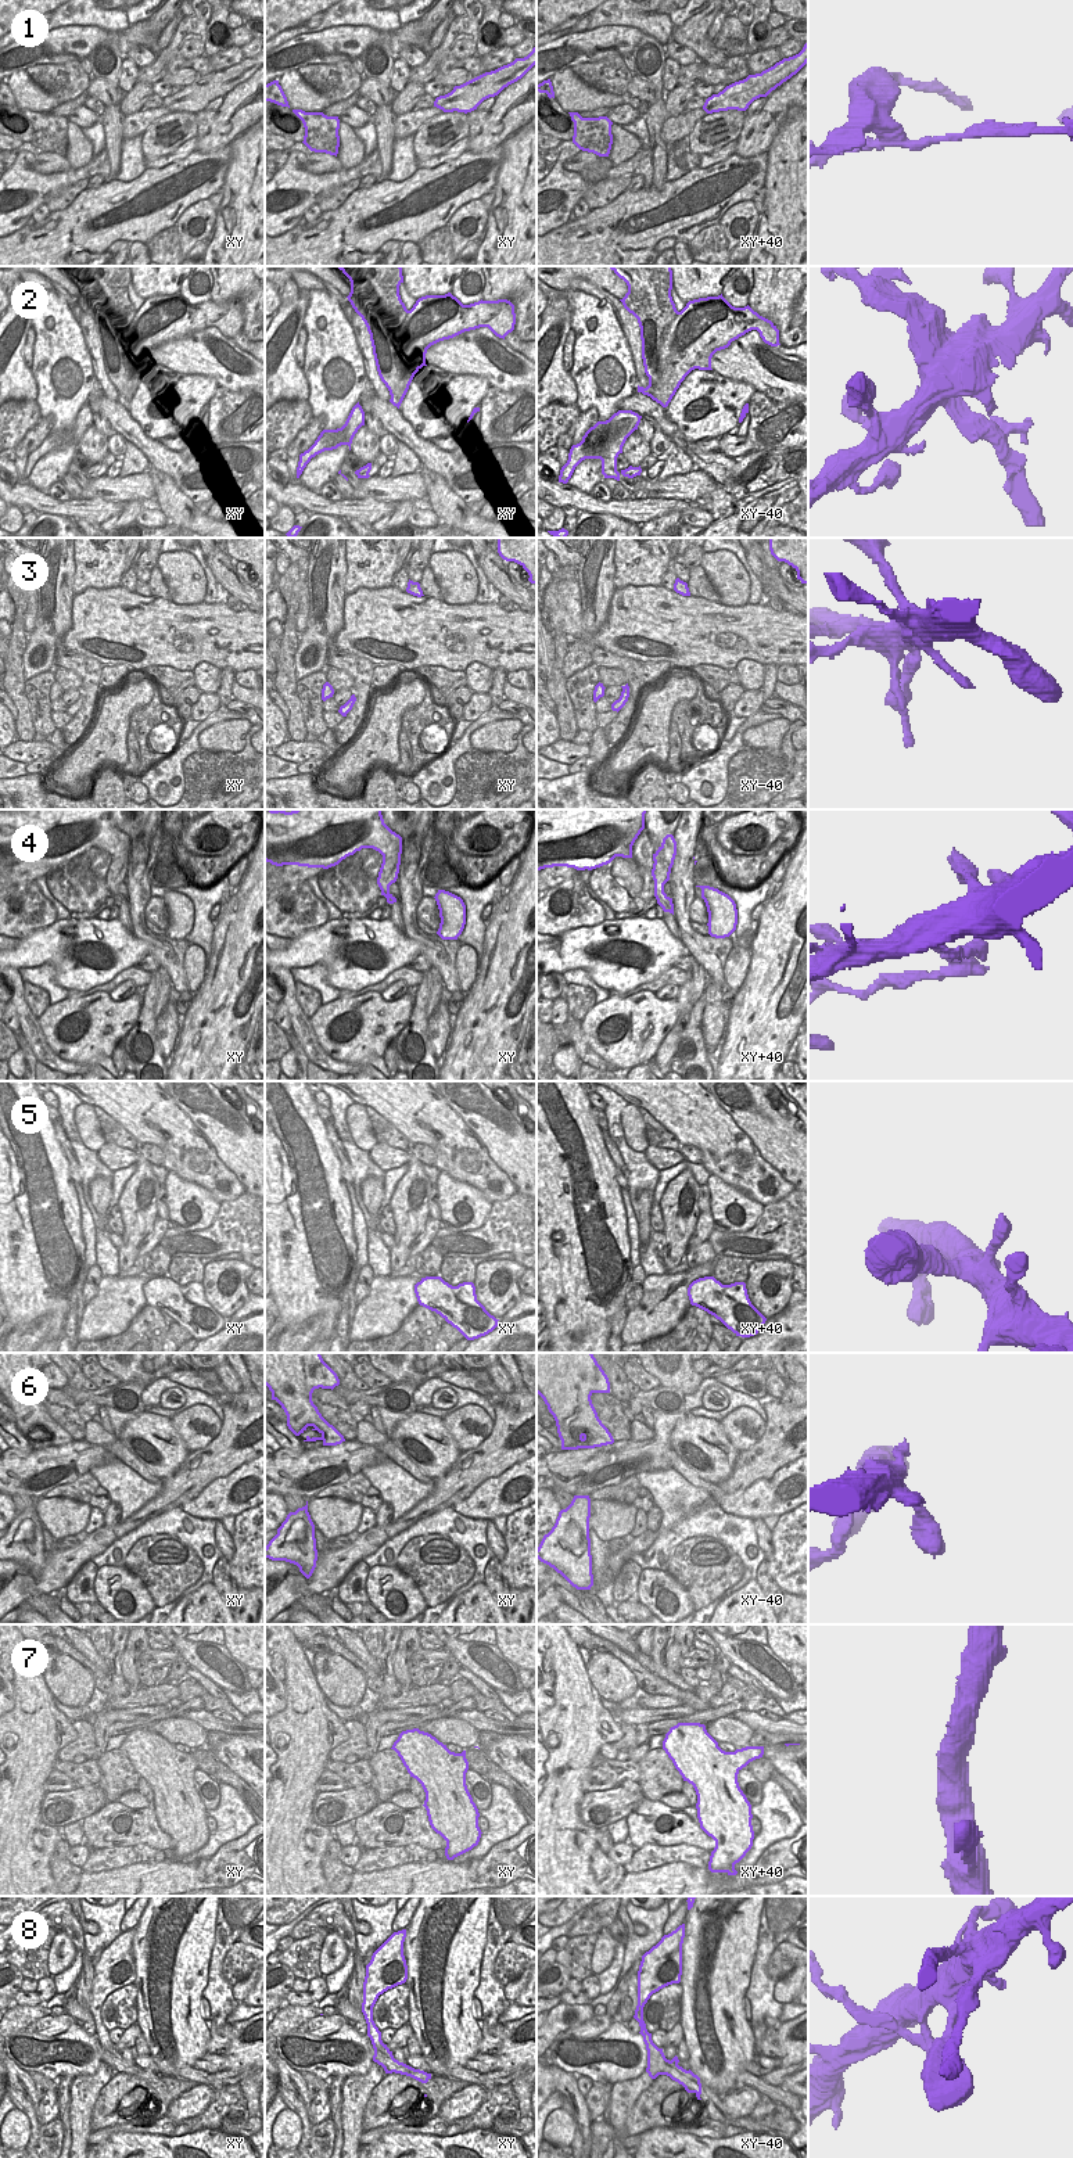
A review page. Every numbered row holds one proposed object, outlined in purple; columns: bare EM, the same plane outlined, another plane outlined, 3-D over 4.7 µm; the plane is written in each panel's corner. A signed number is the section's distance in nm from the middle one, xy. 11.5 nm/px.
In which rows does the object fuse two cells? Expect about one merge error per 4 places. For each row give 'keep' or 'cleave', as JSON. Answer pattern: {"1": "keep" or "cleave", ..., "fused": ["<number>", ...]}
{"1": "cleave", "2": "cleave", "3": "keep", "4": "cleave", "5": "keep", "6": "keep", "7": "keep", "8": "cleave", "fused": ["1", "2", "4", "8"]}

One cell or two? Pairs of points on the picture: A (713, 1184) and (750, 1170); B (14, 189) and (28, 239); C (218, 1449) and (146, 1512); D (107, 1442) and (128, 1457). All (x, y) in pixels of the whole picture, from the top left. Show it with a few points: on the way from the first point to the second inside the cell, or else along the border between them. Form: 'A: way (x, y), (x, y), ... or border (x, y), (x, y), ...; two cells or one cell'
A: border (710, 1173), (743, 1191), (750, 1198); two cells
B: border (25, 225), (14, 232); two cells
C: way (200, 1467), (164, 1501); one cell
D: way (112, 1444), (122, 1453); one cell

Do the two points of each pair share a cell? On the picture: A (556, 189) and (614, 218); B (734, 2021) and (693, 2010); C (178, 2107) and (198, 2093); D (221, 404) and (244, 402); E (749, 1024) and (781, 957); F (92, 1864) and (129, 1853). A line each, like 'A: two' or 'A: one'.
A: two
B: one
C: one
D: one
E: one
F: one

